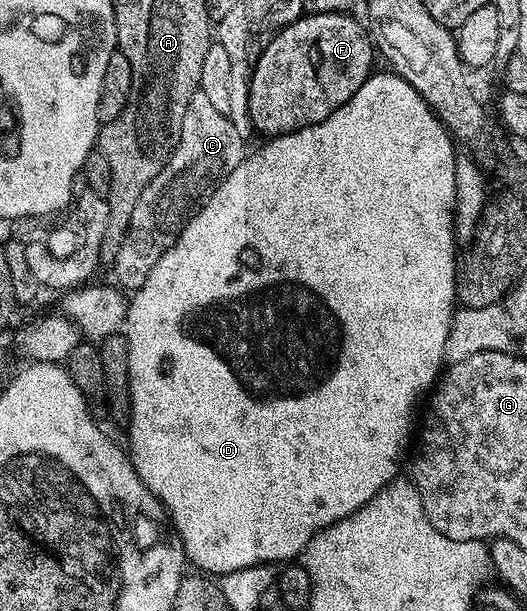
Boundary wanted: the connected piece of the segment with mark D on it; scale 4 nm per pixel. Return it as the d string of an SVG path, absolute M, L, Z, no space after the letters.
M373 72L354 91L354 95L334 115L322 119L322 123L311 125L305 129L296 129L293 133L284 133L281 137L267 138L261 149L256 149L247 154L244 160L226 175L210 196L192 213L184 229L172 246L162 255L146 283L142 283L140 289L131 294L128 302L128 320L126 322L126 336L128 339L128 394L132 408L128 415L126 428L128 428L128 441L132 444L130 456L136 473L142 479L142 483L155 495L165 510L172 512L170 525L175 536L184 547L185 558L197 565L197 570L208 575L223 575L238 571L242 568L250 568L255 565L268 562L288 563L299 558L310 539L321 529L328 529L334 523L346 519L351 513L356 513L374 495L378 495L392 481L397 480L396 464L400 461L400 448L408 437L408 428L412 425L411 413L415 411L416 404L424 392L435 386L442 373L445 364L444 353L449 352L448 336L452 326L452 314L457 308L456 299L456 270L458 268L458 244L455 235L455 171L458 160L457 146L454 138L445 122L441 121L436 110L424 100L423 95L414 88L406 79L396 76L395 72Z

